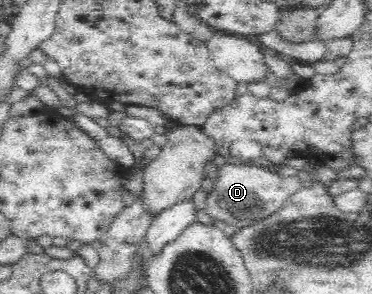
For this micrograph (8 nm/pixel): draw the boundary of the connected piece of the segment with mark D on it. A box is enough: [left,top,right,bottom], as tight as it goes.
[206,162,302,226]

